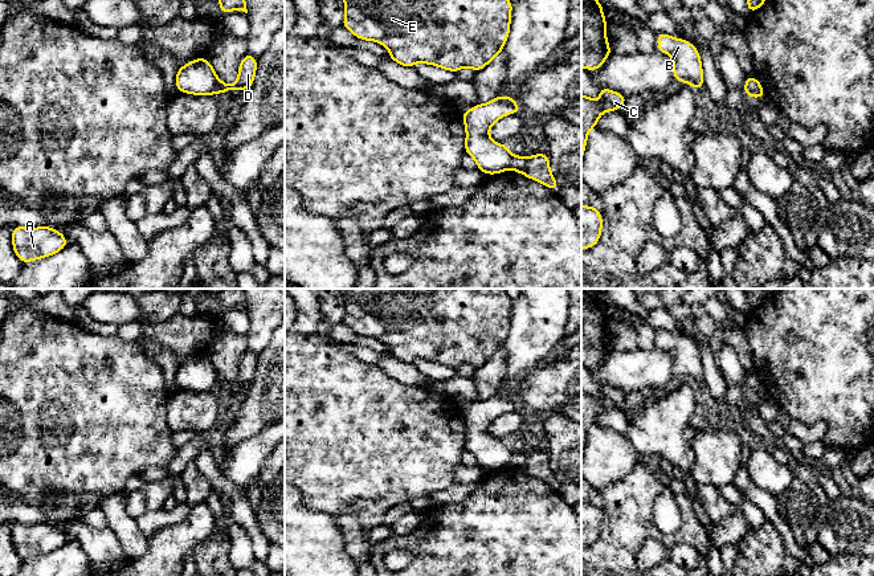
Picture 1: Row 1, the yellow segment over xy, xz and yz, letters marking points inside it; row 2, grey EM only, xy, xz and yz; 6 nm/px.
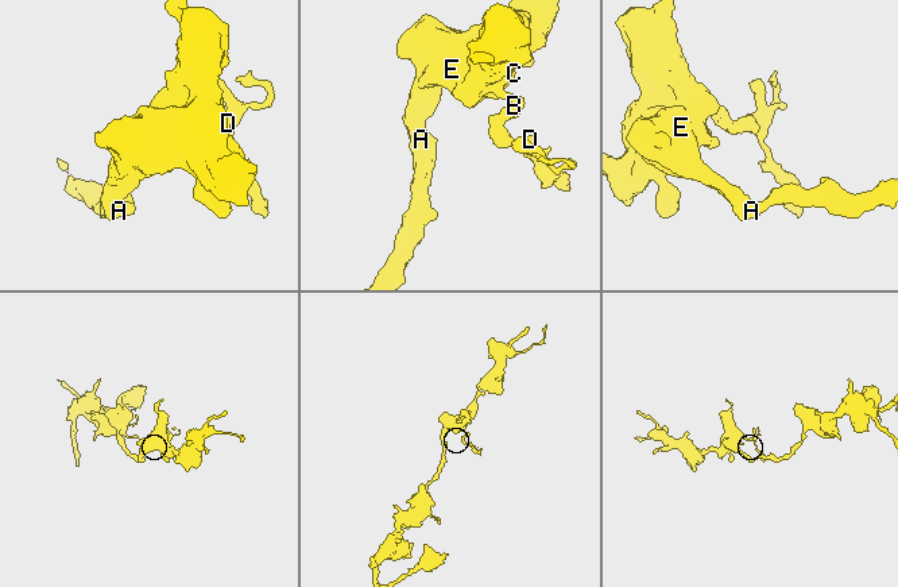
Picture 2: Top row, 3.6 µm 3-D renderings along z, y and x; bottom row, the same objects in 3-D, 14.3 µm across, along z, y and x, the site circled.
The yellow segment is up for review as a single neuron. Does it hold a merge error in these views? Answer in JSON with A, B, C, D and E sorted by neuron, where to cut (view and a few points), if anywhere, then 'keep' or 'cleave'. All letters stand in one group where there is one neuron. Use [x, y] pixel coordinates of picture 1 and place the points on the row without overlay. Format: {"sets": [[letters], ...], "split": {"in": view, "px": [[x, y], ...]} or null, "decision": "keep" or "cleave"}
{"sets": [["A", "B", "C", "E"], ["D"]], "split": {"in": "xy", "px": [[219, 376], [215, 389]]}, "decision": "cleave"}

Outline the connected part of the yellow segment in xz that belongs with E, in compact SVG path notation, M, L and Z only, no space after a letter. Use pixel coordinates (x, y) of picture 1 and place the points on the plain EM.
M340 289L344 297L343 324L355 334L376 338L389 347L395 359L412 364L417 359L450 368L462 364L482 367L502 347L509 335L512 299L506 289Z

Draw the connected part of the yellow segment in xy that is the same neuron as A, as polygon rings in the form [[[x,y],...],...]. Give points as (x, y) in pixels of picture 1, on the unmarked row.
[[[12,524],[12,543],[23,560],[50,553],[66,542],[66,534],[56,524]]]

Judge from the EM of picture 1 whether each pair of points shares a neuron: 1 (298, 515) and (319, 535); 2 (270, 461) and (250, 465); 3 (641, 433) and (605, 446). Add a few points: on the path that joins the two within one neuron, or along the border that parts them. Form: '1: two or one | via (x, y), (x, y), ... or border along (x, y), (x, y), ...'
1: one | via (303, 521), (314, 531)
2: two | border along (270, 453), (262, 465), (258, 480)
3: two | border along (624, 434), (641, 457)

